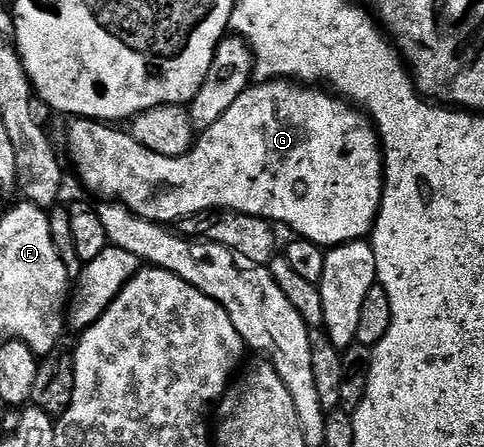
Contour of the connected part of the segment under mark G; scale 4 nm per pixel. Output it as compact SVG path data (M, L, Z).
M290 79L264 81L252 84L244 91L241 99L213 123L213 127L202 130L190 151L182 159L172 159L165 155L157 155L157 151L149 151L131 137L130 132L112 127L110 124L90 119L75 119L67 129L67 149L71 152L71 161L75 164L75 173L83 180L83 185L91 193L100 193L108 202L123 205L130 213L144 217L146 221L160 223L182 222L183 218L191 217L194 213L210 213L212 211L230 211L232 213L248 213L254 217L264 217L266 221L288 225L293 234L298 235L315 245L334 247L350 241L364 240L375 228L375 220L379 214L379 204L383 198L383 147L379 143L378 132L371 120L362 109L346 102L338 95L332 95L319 87L308 87Z

